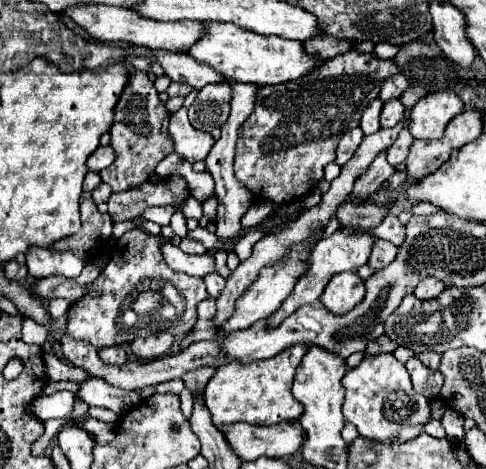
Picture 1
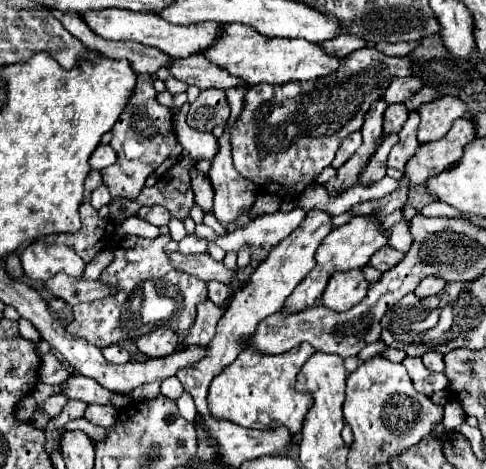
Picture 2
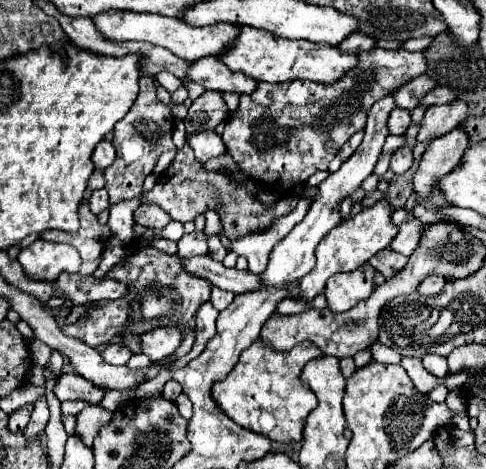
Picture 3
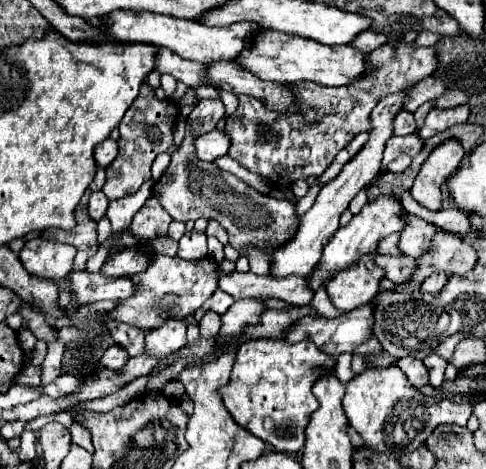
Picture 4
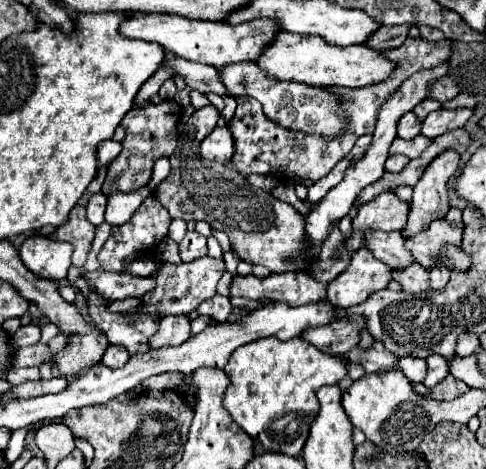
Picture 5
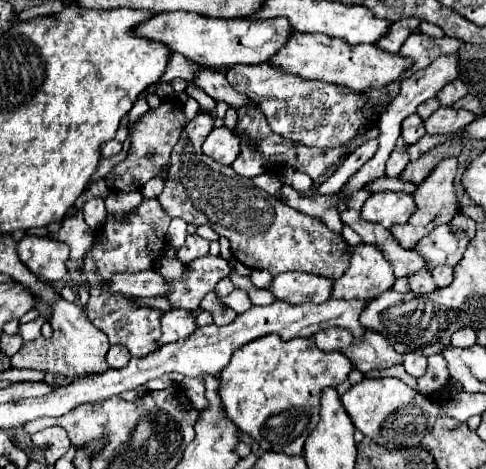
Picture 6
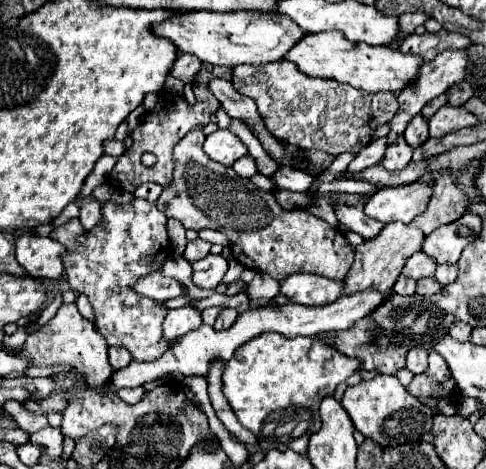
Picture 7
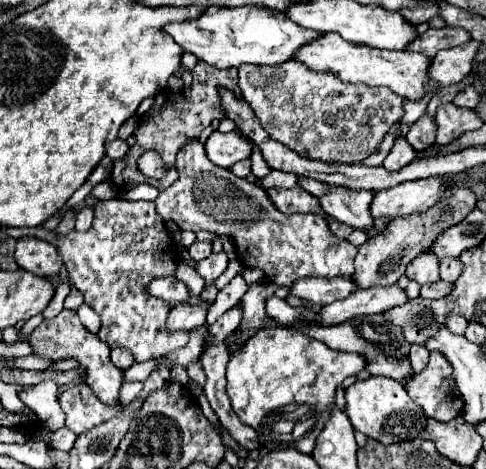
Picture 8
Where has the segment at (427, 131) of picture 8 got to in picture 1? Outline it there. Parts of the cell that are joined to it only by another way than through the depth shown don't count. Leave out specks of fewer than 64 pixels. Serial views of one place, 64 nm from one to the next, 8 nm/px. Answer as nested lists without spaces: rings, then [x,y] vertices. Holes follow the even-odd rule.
[[[390,100],[384,104],[384,110],[380,114],[380,124],[382,128],[394,128],[398,122],[404,120],[404,112],[406,108],[402,106],[400,100]]]

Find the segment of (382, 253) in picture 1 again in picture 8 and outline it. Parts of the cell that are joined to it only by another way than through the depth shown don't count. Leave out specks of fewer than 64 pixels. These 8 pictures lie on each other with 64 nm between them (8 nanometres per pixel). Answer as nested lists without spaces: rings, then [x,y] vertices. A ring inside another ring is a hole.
[[[436,282],[436,284],[424,284],[420,290],[422,298],[444,298],[452,292],[452,284],[448,282]]]

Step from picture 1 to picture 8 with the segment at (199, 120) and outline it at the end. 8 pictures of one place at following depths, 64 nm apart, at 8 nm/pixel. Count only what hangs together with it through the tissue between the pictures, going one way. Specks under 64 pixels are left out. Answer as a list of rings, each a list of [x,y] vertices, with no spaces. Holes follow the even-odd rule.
[[[190,140],[178,152],[176,170],[180,178],[155,200],[156,212],[174,220],[182,230],[228,234],[236,240],[236,254],[244,266],[260,268],[278,286],[292,286],[300,278],[352,276],[358,248],[328,232],[324,218],[316,214],[282,214],[268,200],[266,192],[246,178],[234,176],[228,168],[216,168],[198,140]]]

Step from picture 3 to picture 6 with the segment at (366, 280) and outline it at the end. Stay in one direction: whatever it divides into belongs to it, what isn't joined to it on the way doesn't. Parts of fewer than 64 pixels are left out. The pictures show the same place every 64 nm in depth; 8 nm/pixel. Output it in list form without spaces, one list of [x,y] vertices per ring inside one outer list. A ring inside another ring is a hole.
[[[358,244],[352,252],[348,272],[334,282],[332,298],[352,300],[356,296],[372,296],[392,288],[396,276],[392,264],[384,258],[382,250],[372,244]]]

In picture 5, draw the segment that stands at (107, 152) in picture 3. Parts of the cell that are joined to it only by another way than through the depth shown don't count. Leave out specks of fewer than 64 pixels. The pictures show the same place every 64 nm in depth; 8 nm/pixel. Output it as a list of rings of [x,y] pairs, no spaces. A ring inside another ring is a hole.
[[[114,140],[102,142],[102,144],[98,146],[98,162],[100,162],[102,166],[108,166],[108,164],[120,154],[120,150],[122,150],[122,144],[118,144],[118,142],[114,142]]]

